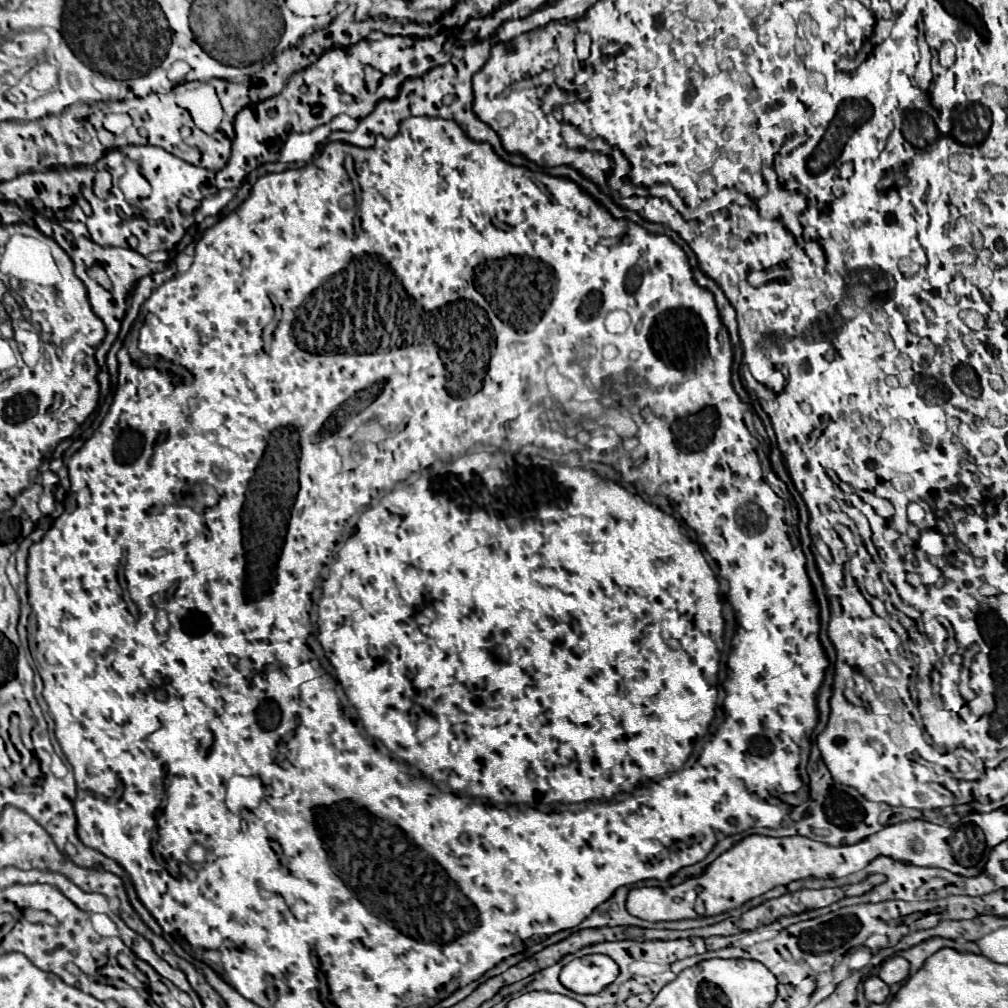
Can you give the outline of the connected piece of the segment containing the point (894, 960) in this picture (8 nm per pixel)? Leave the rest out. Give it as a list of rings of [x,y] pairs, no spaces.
[[[892,956],[886,962],[882,962],[882,968],[878,972],[878,976],[886,982],[886,984],[896,984],[908,978],[908,960],[904,960],[902,956]]]

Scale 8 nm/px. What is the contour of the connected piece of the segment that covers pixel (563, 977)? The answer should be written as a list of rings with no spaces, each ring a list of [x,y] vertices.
[[[606,954],[574,958],[560,972],[560,982],[576,994],[598,994],[618,976],[618,964]]]

